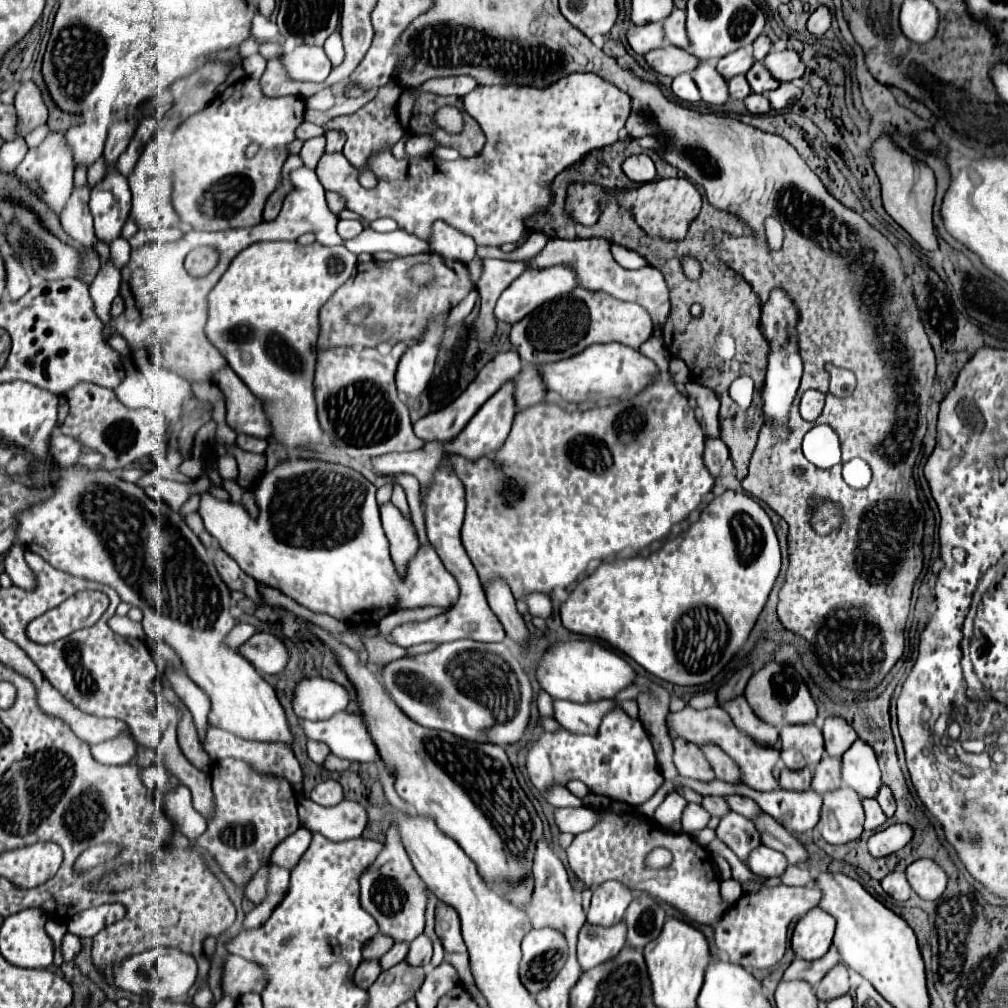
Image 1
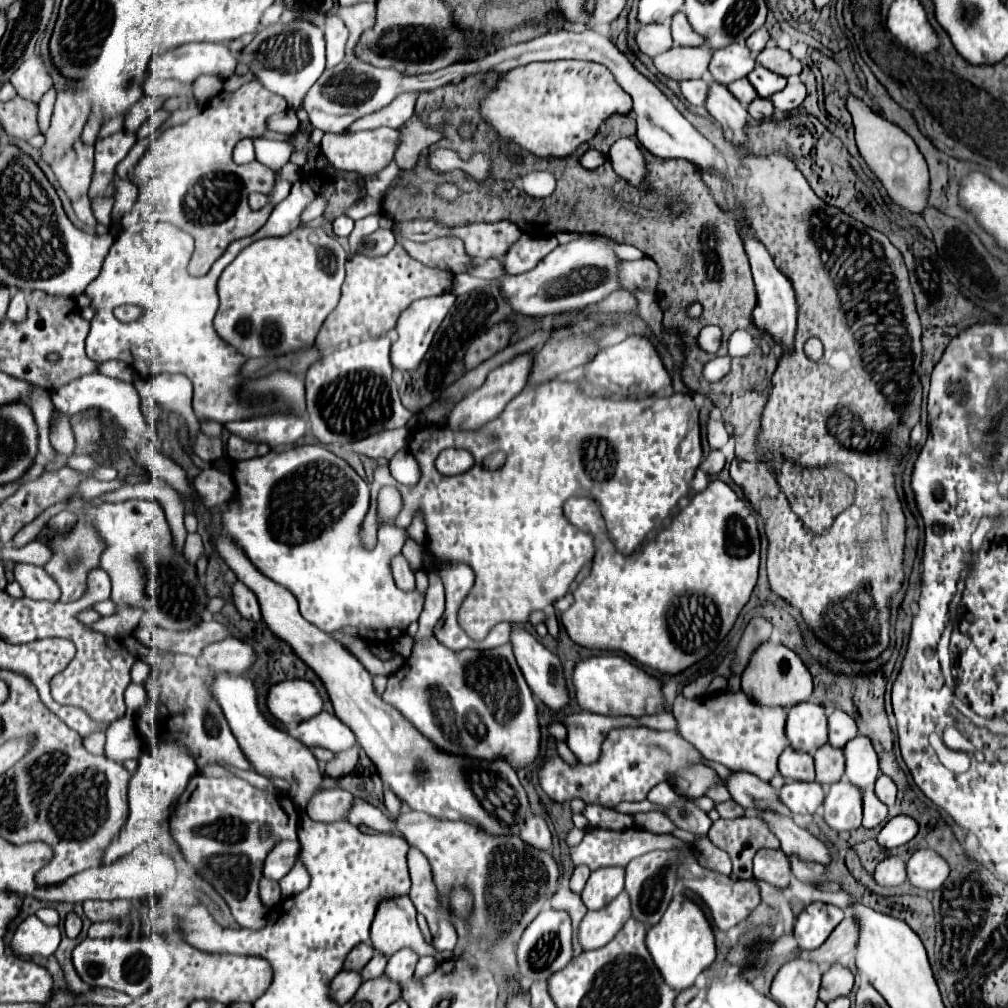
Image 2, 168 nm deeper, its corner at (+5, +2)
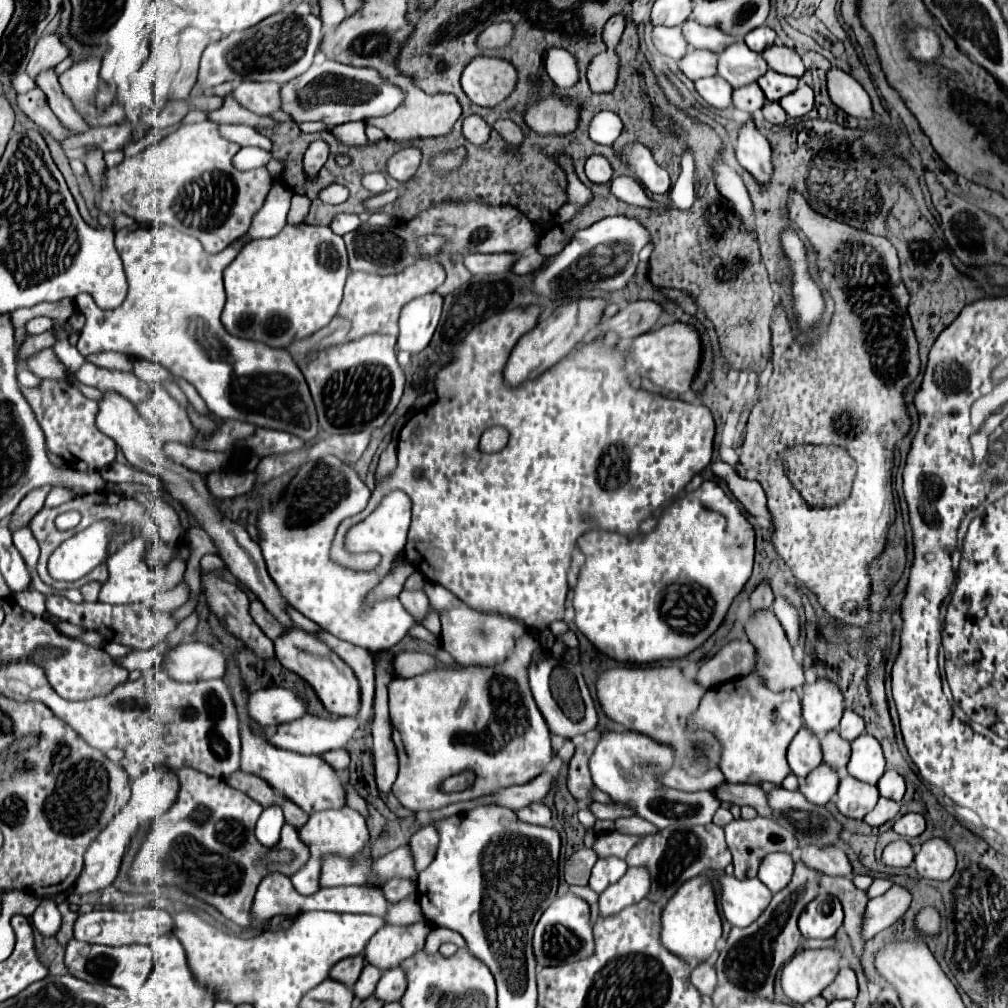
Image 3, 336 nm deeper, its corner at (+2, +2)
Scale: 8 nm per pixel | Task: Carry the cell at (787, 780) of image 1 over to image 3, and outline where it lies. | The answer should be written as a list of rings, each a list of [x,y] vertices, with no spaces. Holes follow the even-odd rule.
[[[805,726],[795,734],[789,750],[787,750],[787,760],[795,776],[805,778],[813,768],[817,768],[823,762],[823,752],[819,738]]]

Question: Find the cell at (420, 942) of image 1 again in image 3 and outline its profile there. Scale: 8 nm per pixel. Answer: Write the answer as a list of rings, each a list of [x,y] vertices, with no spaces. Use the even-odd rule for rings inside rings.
[[[393,968],[383,972],[377,988],[375,988],[375,998],[381,1000],[383,1004],[389,1002],[399,1002],[403,992],[407,988],[407,980],[405,980],[405,972],[401,972],[401,968]]]

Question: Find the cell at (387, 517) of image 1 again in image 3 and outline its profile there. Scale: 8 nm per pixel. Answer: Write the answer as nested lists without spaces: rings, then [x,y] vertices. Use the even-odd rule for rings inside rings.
[[[403,590],[399,594],[399,600],[403,604],[403,608],[415,618],[417,624],[421,624],[425,618],[427,618],[427,612],[429,612],[429,600],[425,596],[423,590]]]

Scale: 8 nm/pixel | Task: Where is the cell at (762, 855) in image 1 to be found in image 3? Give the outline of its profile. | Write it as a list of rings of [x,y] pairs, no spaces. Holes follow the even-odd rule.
[[[775,852],[765,856],[759,866],[759,880],[771,888],[773,894],[783,890],[793,876],[793,858],[785,852]]]

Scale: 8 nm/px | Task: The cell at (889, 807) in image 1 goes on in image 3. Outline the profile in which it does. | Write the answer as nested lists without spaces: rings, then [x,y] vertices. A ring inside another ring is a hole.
[[[887,770],[887,772],[881,776],[881,780],[877,782],[877,788],[879,788],[881,796],[899,802],[899,800],[903,798],[903,794],[905,794],[905,780],[903,780],[903,776],[901,776],[899,772]]]

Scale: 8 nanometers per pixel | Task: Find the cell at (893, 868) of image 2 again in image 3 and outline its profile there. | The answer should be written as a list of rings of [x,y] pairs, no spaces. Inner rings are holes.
[[[895,840],[891,844],[885,846],[883,850],[883,862],[889,864],[889,866],[909,866],[913,862],[913,848],[907,840]]]

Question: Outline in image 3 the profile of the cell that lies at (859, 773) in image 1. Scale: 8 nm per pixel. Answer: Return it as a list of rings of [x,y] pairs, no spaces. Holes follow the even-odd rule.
[[[861,734],[857,740],[851,742],[851,746],[853,754],[847,764],[849,774],[861,782],[877,784],[877,780],[885,772],[885,756],[879,740],[869,734]]]

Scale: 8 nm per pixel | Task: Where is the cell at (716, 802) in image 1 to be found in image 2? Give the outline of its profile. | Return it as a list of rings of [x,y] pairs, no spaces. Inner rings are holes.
[[[726,800],[726,802],[720,802],[716,804],[716,810],[722,818],[738,818],[738,816],[744,816],[744,808],[740,804],[736,804],[734,800]]]

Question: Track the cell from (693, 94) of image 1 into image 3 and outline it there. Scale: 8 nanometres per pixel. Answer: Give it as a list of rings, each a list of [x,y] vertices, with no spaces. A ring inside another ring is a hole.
[[[721,76],[701,78],[701,80],[695,82],[695,88],[697,88],[699,96],[707,104],[711,104],[713,108],[729,108],[731,106],[733,86],[729,82],[725,82]]]

